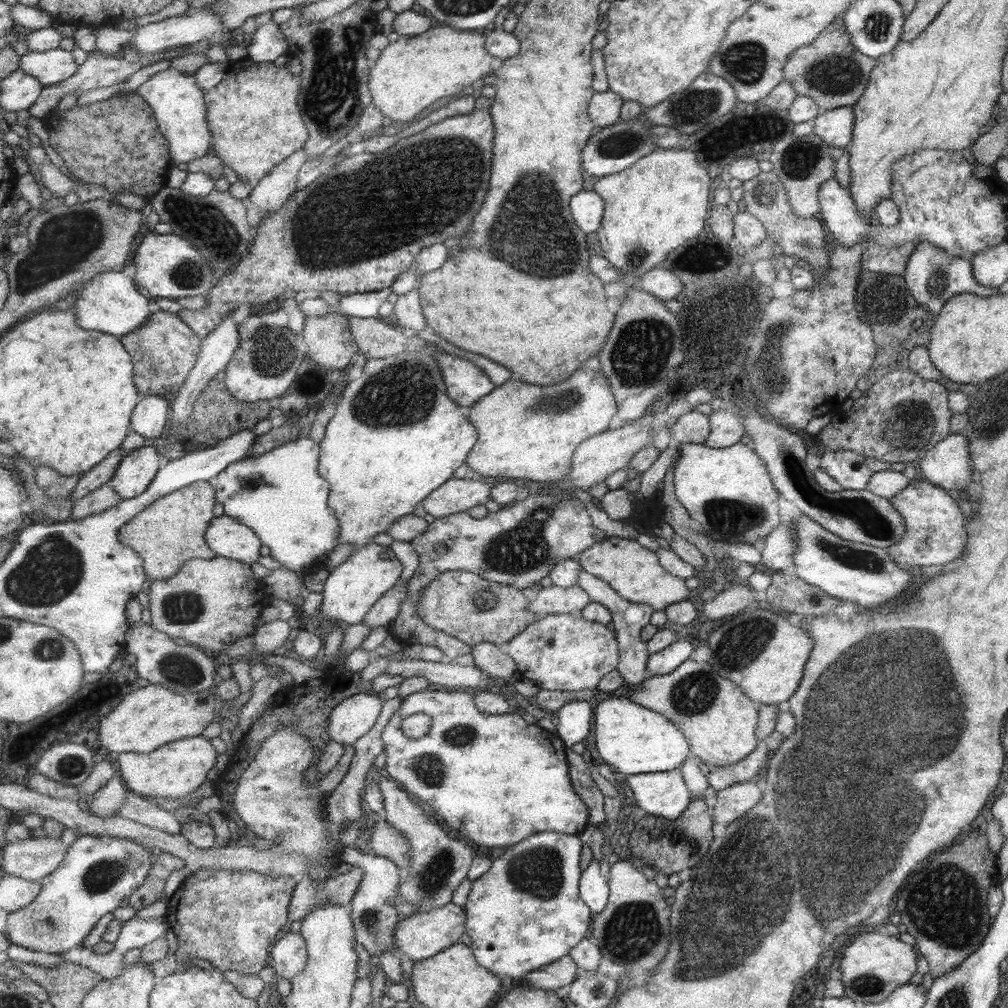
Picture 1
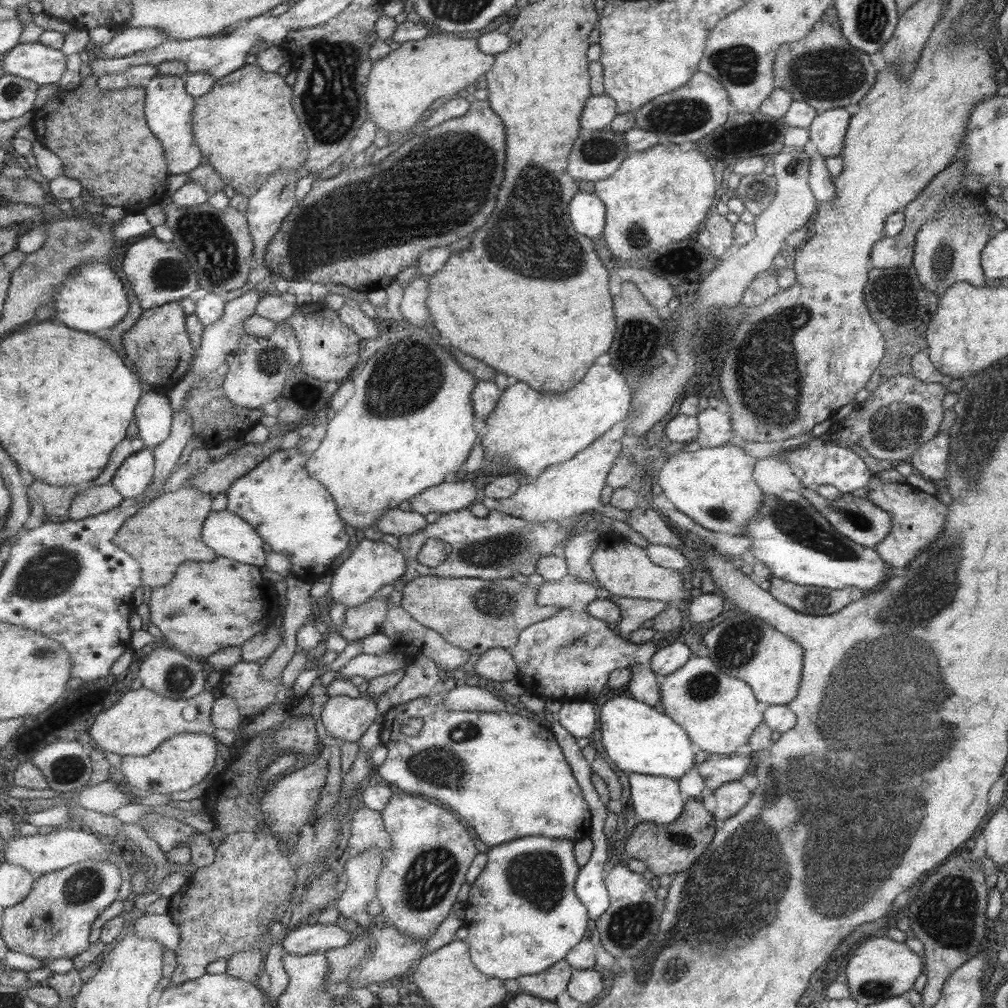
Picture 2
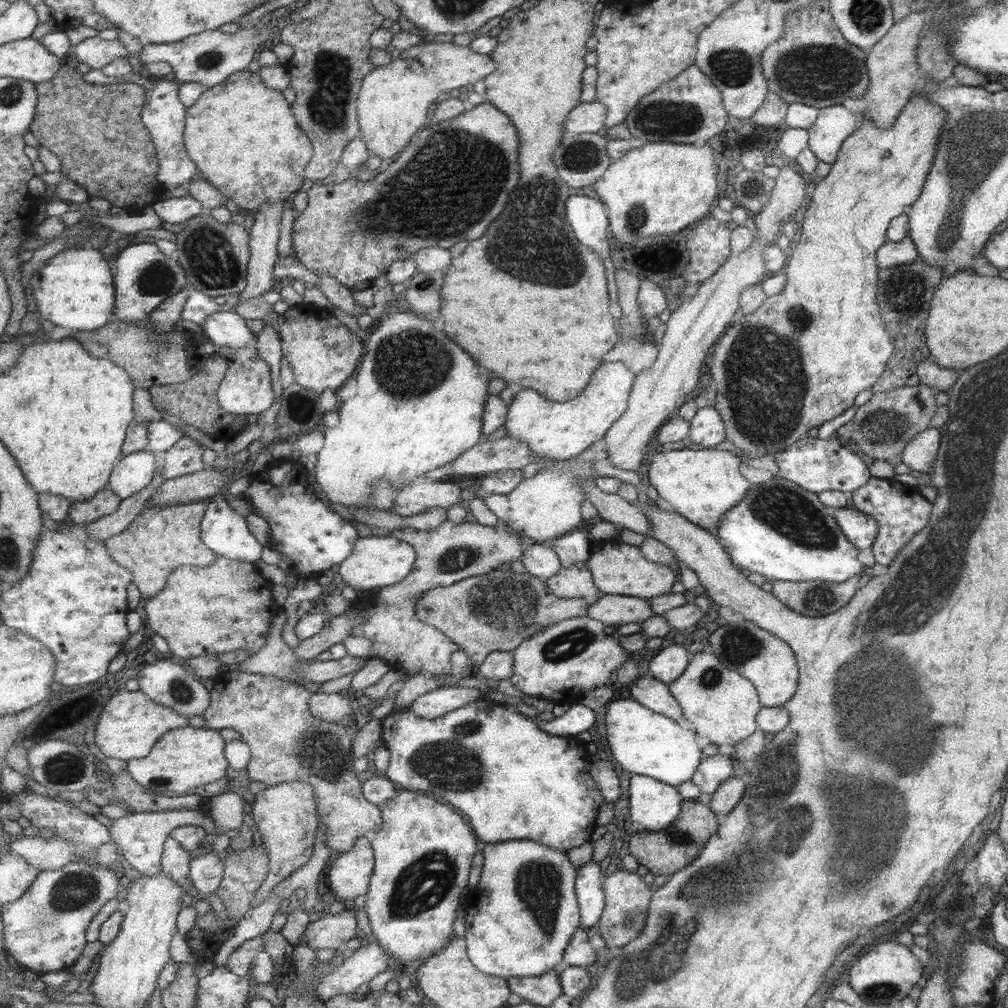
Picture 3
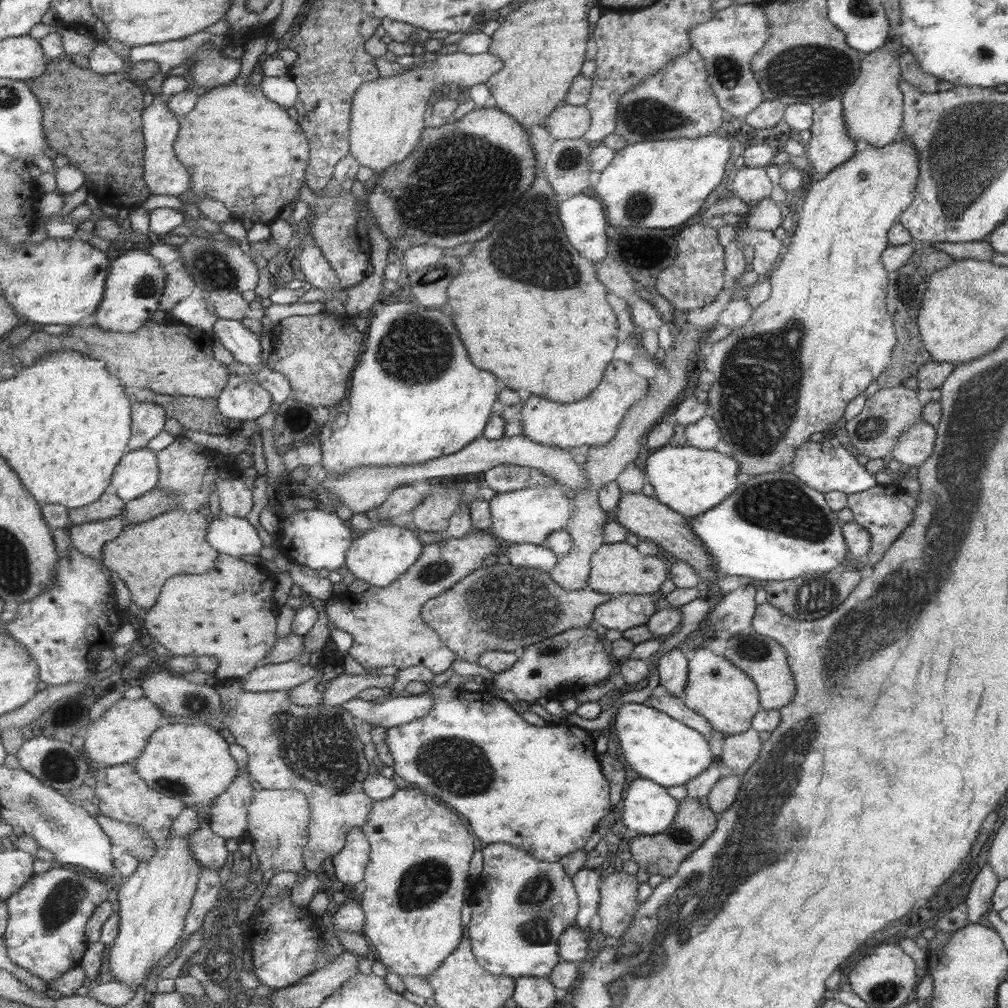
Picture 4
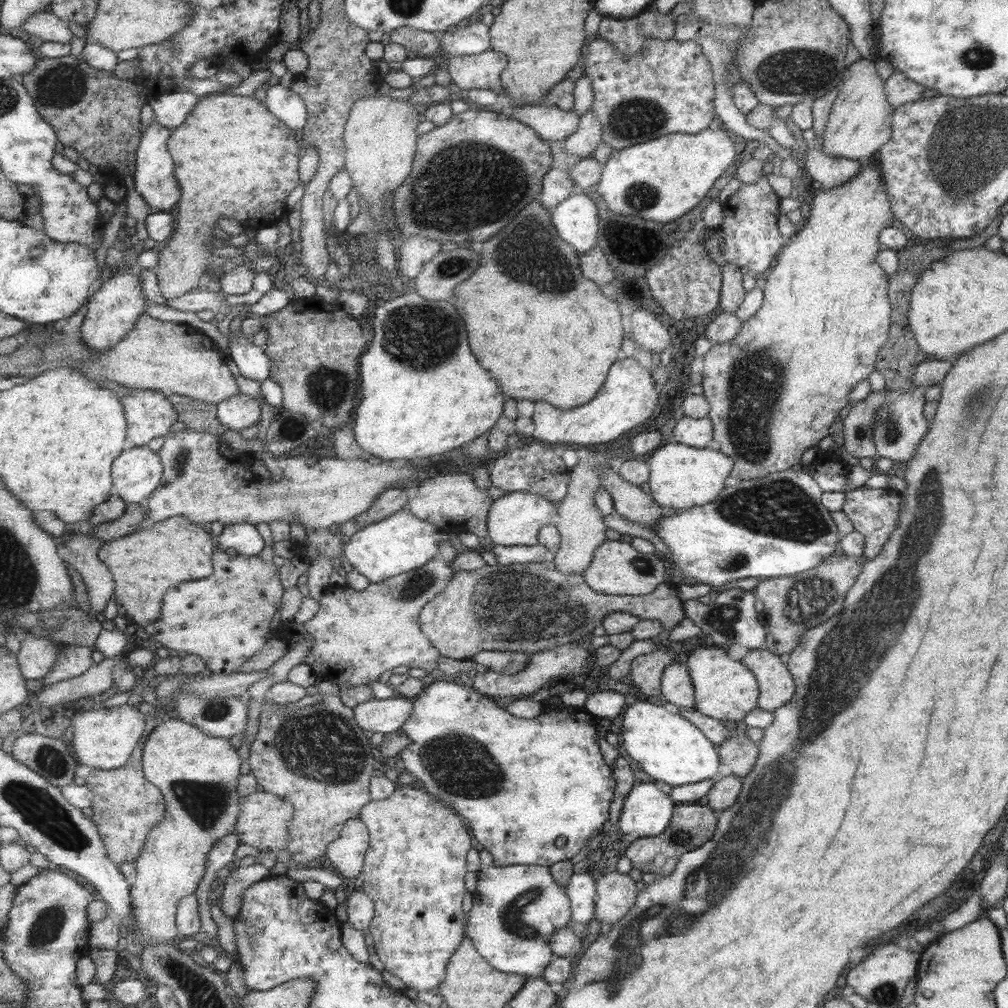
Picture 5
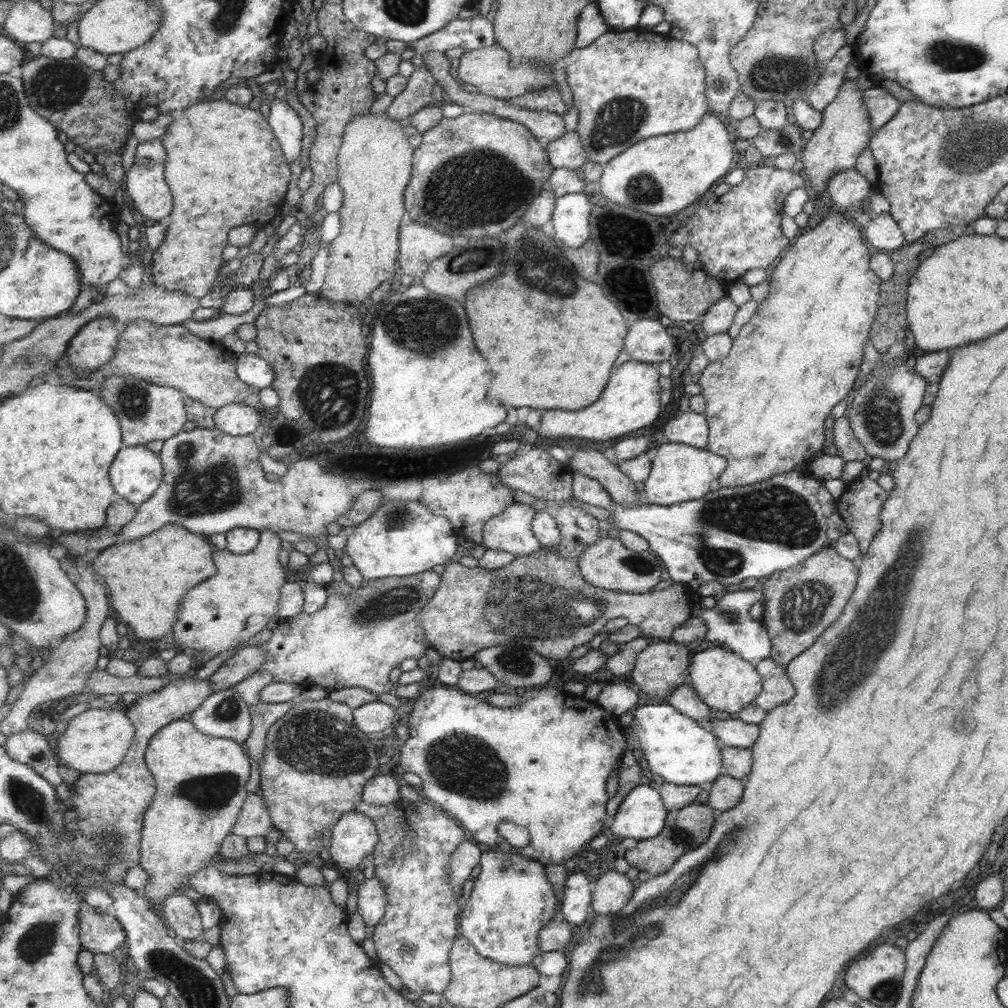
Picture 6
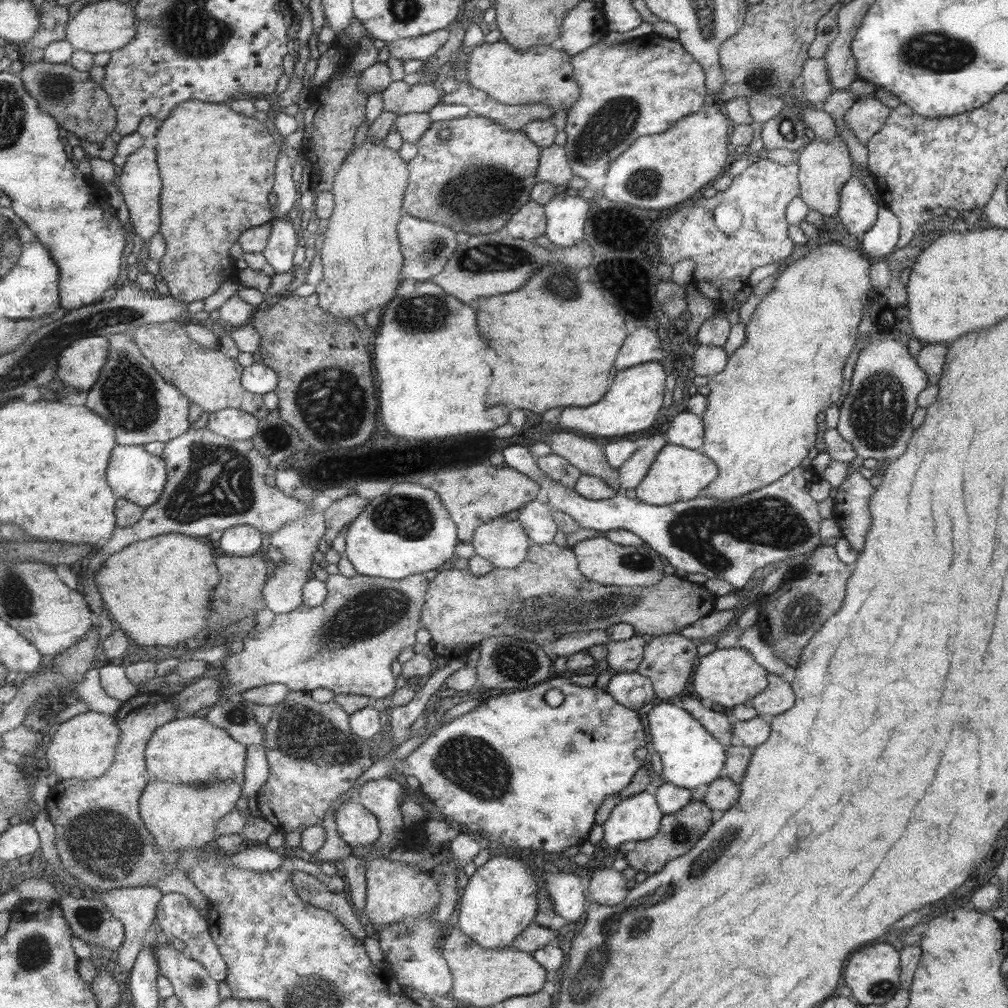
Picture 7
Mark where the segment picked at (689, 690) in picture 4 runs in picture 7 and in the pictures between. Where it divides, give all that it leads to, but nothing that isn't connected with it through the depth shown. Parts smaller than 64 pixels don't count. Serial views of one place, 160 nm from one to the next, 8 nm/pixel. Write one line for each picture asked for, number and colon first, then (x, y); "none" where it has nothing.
5: (725, 689)
6: (726, 683)
7: (729, 677)

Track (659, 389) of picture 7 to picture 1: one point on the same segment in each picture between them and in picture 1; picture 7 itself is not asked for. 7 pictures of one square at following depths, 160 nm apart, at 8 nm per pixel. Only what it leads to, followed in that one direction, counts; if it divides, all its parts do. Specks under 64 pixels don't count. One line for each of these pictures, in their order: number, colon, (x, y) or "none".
1: (526, 431)
2: (532, 430)
3: (555, 430)
4: (592, 422)
5: (627, 399)
6: (631, 401)

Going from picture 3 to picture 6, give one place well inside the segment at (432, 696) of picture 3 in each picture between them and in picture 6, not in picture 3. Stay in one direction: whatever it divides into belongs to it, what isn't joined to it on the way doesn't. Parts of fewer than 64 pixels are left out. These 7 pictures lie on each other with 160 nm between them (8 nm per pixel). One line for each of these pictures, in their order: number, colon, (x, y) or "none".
4: (395, 711)
5: (386, 716)
6: (372, 718)

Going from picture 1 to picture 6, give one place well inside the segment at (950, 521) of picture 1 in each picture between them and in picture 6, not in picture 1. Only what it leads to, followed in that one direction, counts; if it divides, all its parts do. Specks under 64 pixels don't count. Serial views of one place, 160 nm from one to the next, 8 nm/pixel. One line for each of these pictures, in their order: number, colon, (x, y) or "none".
2: (918, 517)
3: (900, 510)
4: (885, 510)
5: (874, 513)
6: (859, 505)

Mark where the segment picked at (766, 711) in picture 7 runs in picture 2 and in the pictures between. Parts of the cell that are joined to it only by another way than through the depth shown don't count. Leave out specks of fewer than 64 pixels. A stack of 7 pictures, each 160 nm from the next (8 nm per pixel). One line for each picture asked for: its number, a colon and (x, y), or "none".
2: (747, 648)
3: (768, 662)
4: (765, 661)
5: (776, 686)
6: (776, 687)

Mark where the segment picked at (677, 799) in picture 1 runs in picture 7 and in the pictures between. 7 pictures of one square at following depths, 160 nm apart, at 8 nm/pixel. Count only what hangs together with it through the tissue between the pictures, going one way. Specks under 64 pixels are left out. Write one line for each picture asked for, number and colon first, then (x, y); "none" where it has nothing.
2: (655, 799)
3: (654, 805)
4: (648, 808)
5: (646, 811)
6: (641, 815)
7: (638, 817)

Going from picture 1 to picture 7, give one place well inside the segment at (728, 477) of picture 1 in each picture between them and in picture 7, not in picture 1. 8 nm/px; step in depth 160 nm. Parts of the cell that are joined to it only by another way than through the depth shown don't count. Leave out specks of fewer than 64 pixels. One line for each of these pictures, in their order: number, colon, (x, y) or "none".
2: (713, 486)
3: (701, 484)
4: (690, 481)
5: (680, 477)
6: (678, 472)
7: (677, 474)

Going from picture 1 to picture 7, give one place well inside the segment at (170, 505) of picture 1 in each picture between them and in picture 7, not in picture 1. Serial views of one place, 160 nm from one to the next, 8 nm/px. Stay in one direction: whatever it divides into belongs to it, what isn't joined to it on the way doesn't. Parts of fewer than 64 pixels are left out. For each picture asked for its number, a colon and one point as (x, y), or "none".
2: (164, 534)
3: (162, 539)
4: (146, 555)
5: (145, 565)
6: (148, 577)
7: (159, 590)

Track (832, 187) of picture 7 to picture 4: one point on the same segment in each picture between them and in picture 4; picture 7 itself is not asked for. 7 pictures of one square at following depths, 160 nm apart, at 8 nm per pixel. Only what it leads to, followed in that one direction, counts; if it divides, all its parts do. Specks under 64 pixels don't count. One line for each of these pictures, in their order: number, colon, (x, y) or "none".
4: (871, 106)
5: (860, 121)
6: (844, 132)

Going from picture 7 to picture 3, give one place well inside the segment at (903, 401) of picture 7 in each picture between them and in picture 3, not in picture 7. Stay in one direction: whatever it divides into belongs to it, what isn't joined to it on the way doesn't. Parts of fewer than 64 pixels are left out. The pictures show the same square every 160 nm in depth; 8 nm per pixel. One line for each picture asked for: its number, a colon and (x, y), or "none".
3: (919, 455)
4: (914, 446)
5: (900, 425)
6: (881, 415)

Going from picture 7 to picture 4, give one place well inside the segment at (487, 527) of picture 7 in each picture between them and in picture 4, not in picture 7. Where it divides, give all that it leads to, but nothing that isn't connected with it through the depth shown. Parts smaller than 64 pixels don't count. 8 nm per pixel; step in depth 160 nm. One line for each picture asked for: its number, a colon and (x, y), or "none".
4: (530, 515)
5: (517, 518)
6: (512, 531)

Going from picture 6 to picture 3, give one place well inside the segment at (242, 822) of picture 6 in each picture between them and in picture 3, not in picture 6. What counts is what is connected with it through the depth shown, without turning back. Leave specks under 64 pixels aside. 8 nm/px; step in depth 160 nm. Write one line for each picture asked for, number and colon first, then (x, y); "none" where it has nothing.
3: (286, 814)
4: (279, 821)
5: (264, 819)

